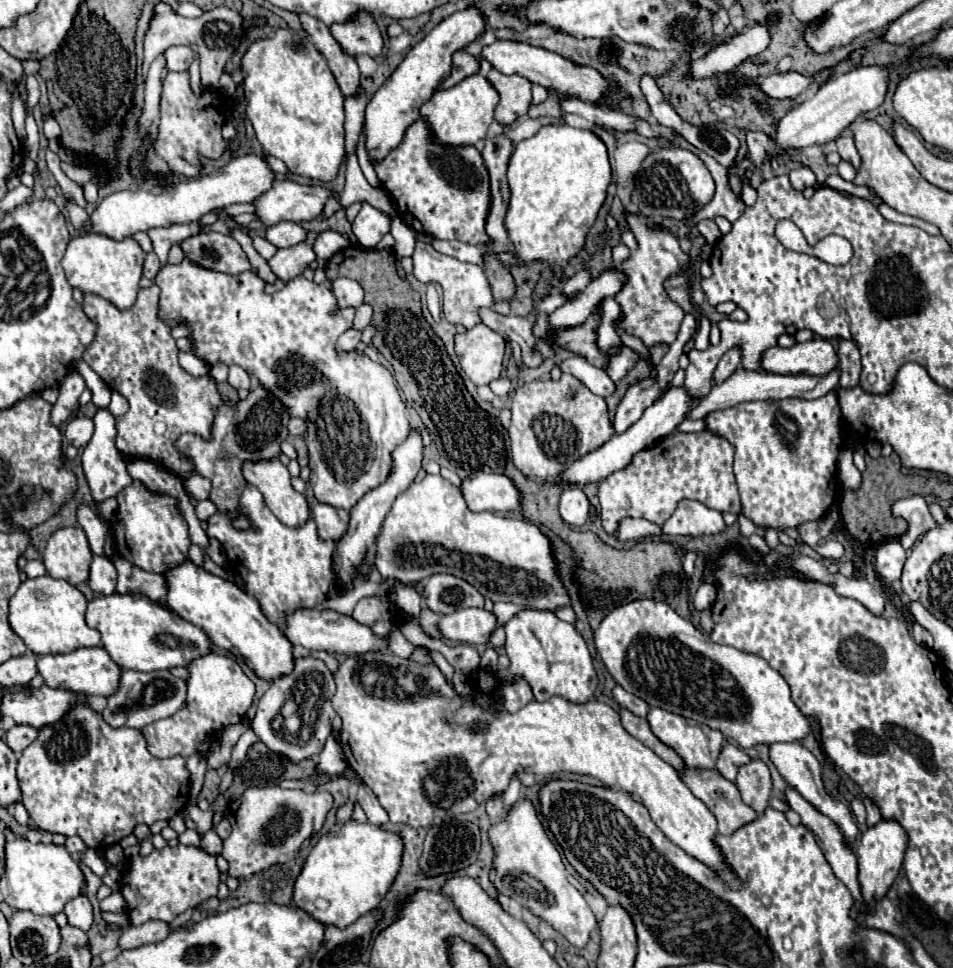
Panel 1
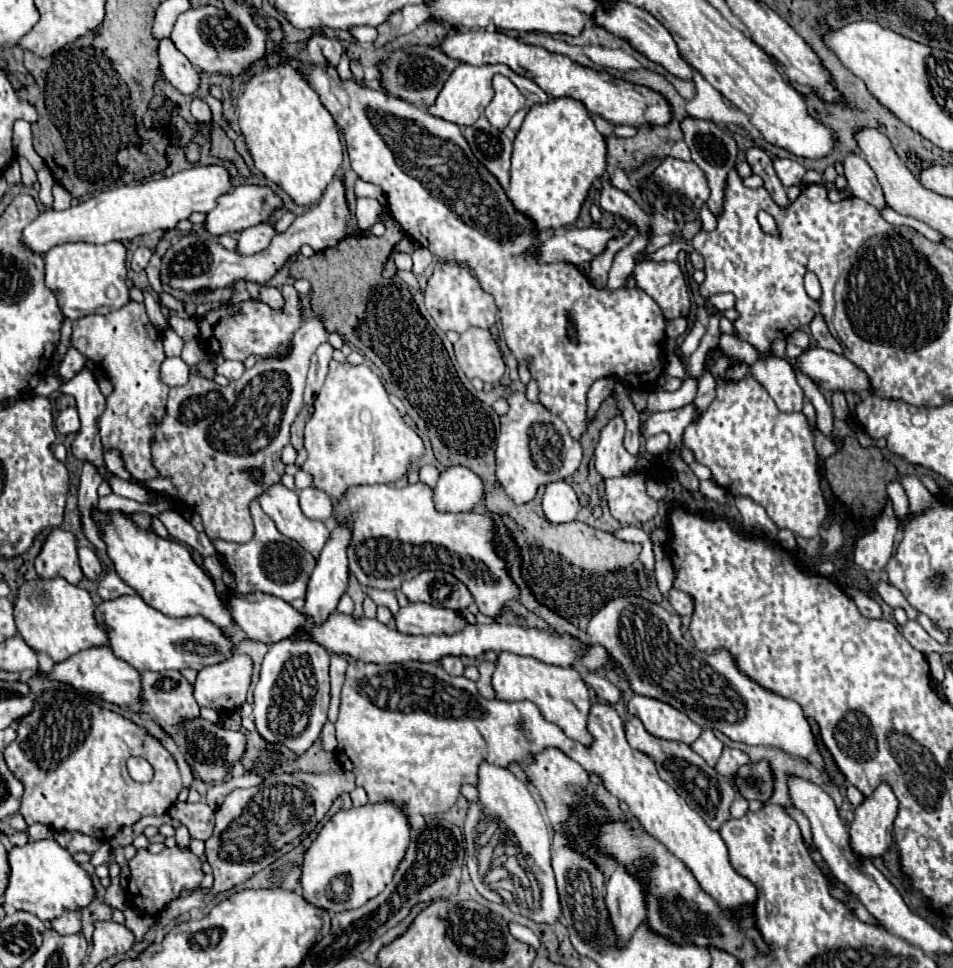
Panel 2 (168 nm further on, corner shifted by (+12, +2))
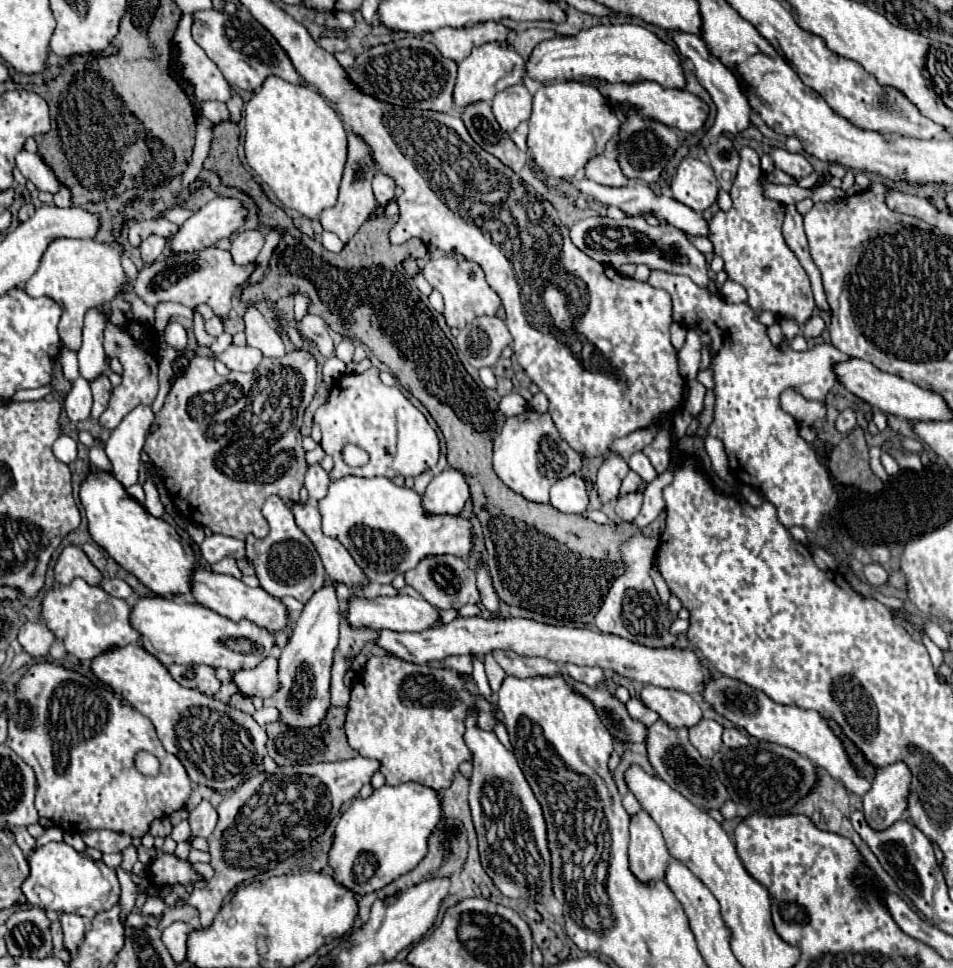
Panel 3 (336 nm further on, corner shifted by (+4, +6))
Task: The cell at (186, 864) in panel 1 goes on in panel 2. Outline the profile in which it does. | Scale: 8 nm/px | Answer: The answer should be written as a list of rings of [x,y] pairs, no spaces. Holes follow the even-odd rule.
[[[146,848],[138,850],[136,856],[128,862],[130,866],[130,880],[126,898],[134,904],[134,910],[142,916],[158,916],[172,900],[180,898],[182,890],[194,890],[200,886],[204,872],[202,872],[202,860],[192,854],[190,850],[176,848],[164,848],[160,854],[152,854]]]

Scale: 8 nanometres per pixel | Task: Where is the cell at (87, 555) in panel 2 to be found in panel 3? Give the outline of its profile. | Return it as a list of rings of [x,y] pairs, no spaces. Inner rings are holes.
[[[84,544],[82,550],[86,552],[86,556],[90,558],[90,562],[92,562],[98,570],[104,570],[104,566],[106,566],[106,558],[104,558],[104,554],[102,554],[102,550],[100,550],[98,546],[94,546],[94,544]]]

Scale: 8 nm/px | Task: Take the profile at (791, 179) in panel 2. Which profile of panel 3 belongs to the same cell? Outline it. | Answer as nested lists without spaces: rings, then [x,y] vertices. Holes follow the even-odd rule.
[[[774,148],[770,156],[774,160],[774,166],[794,180],[800,180],[812,172],[812,164],[804,158],[804,154],[792,154],[786,148]]]

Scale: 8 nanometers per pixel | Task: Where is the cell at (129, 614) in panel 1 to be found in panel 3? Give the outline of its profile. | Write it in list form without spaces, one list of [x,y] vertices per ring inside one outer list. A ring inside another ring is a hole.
[[[140,598],[132,610],[132,626],[142,634],[144,650],[156,656],[164,666],[206,664],[214,668],[228,668],[232,672],[250,670],[268,658],[274,646],[274,634],[270,630],[264,630],[248,620],[232,622],[230,618],[224,618],[210,608],[190,604],[180,598]],[[238,640],[248,640],[252,652],[244,652],[240,646],[232,646]]]

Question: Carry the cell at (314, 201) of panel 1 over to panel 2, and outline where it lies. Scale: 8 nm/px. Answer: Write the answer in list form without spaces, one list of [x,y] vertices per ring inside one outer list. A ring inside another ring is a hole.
[[[240,184],[238,188],[234,188],[232,192],[224,194],[218,204],[216,204],[216,210],[210,210],[208,212],[208,218],[206,218],[206,230],[212,234],[212,236],[222,236],[222,234],[236,234],[236,232],[242,232],[250,226],[256,226],[256,224],[262,224],[262,222],[268,222],[270,216],[284,208],[284,202],[282,198],[270,188],[270,186],[258,186],[258,184]]]

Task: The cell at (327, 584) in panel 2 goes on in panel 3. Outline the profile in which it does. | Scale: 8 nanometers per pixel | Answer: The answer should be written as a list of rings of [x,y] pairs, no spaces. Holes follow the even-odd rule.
[[[324,586],[306,602],[300,618],[294,624],[294,634],[282,648],[278,678],[282,688],[276,694],[276,706],[282,714],[282,722],[288,726],[310,728],[322,722],[330,708],[330,668],[338,646],[340,608],[334,586]]]

